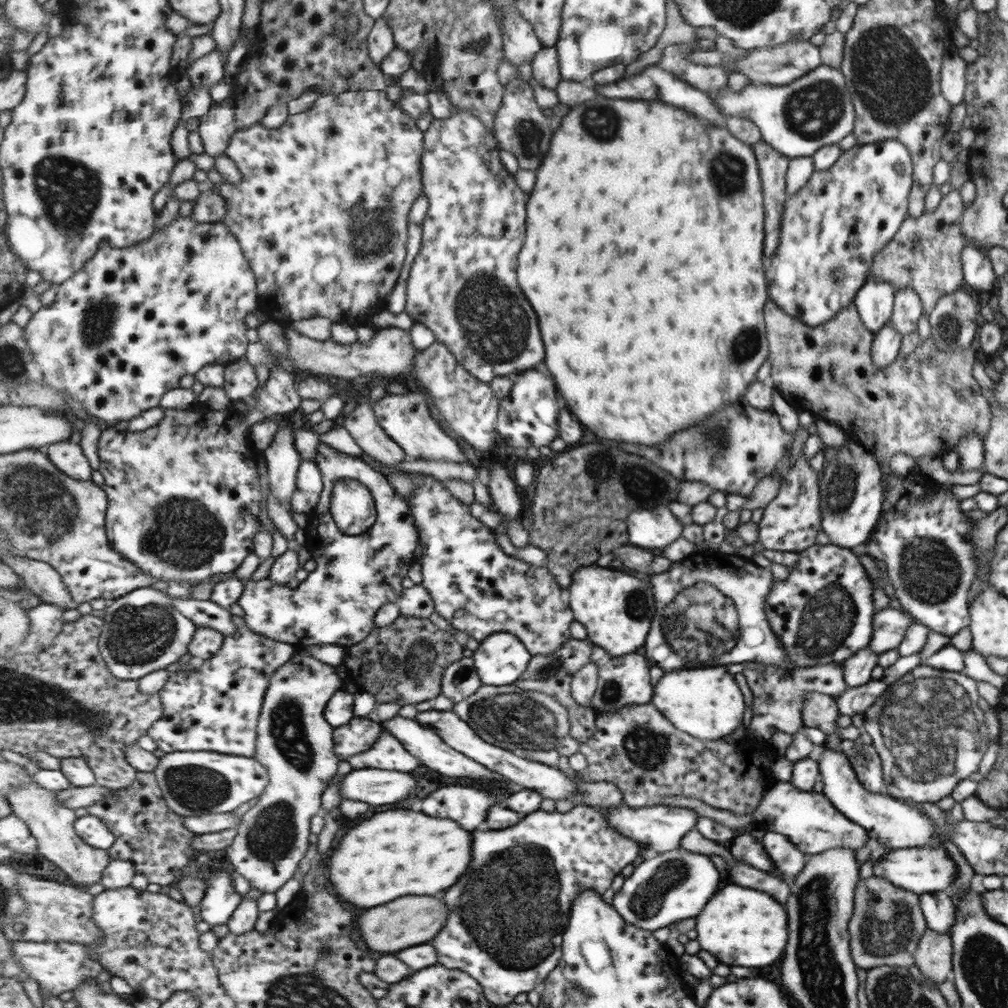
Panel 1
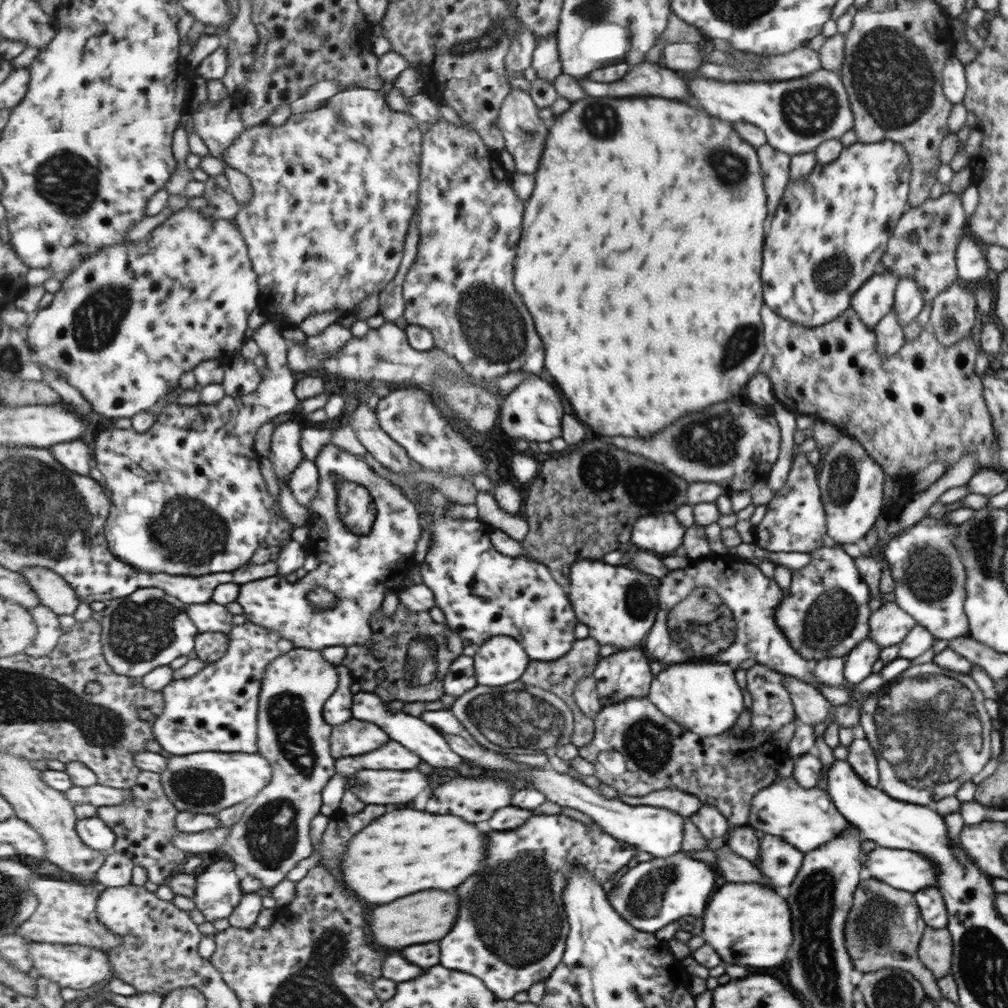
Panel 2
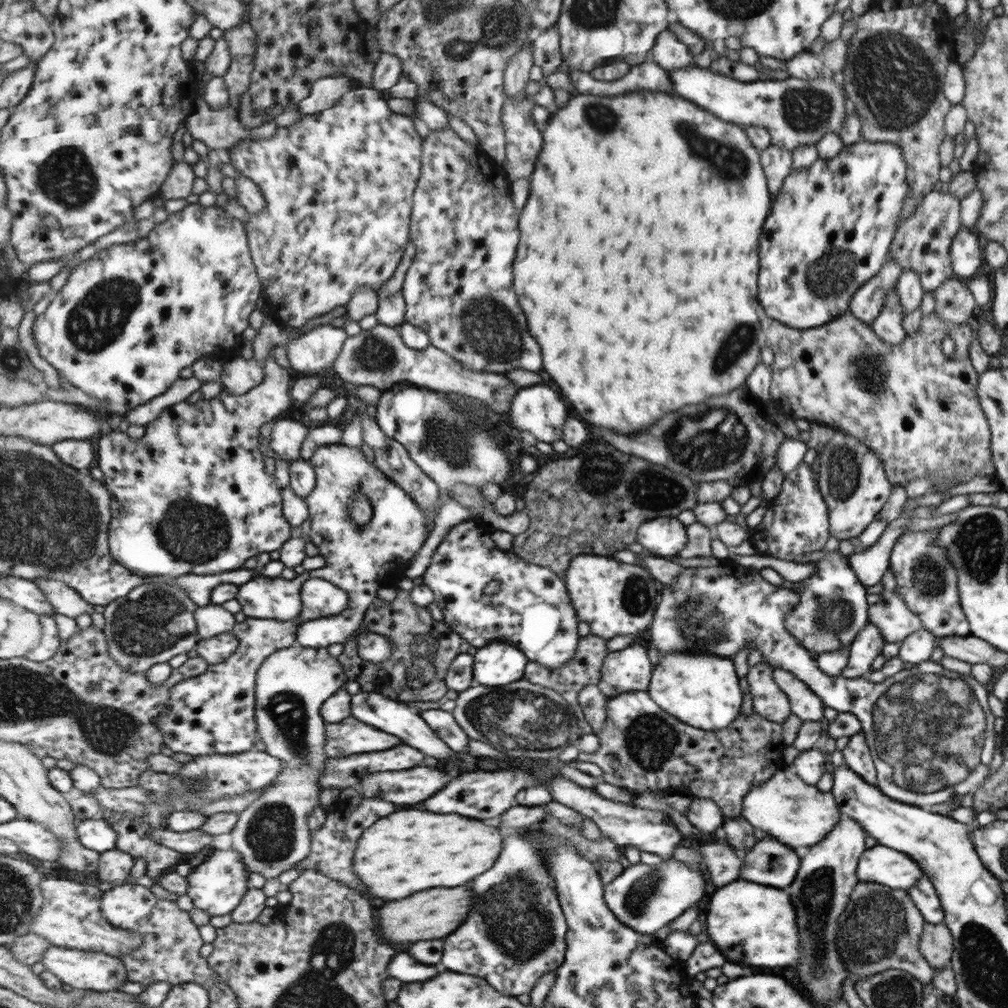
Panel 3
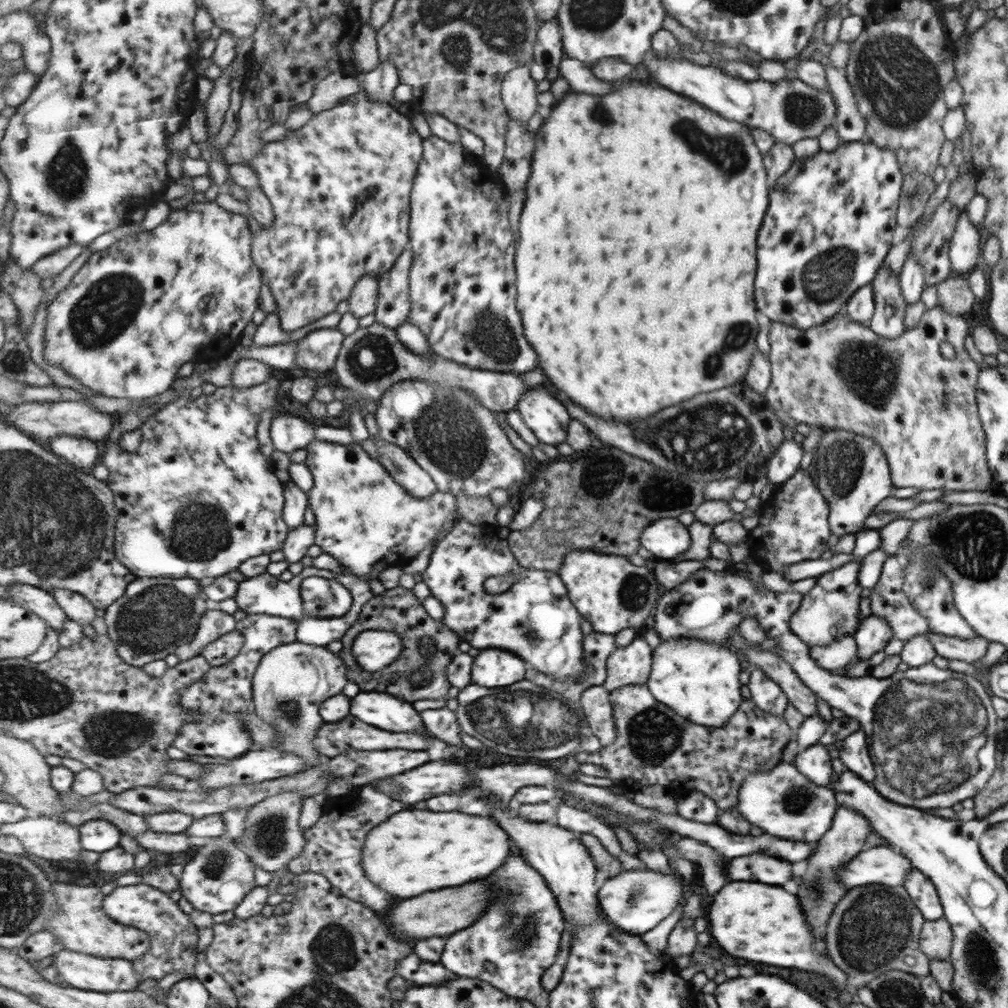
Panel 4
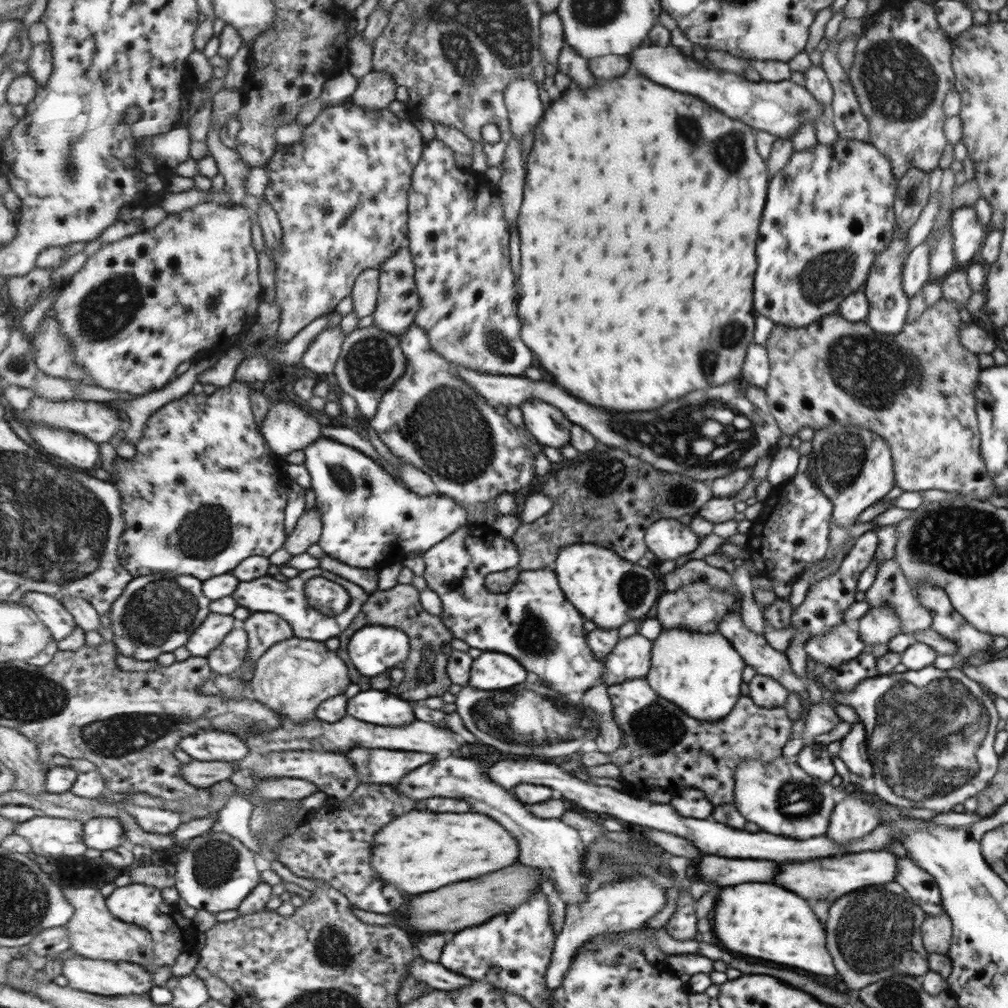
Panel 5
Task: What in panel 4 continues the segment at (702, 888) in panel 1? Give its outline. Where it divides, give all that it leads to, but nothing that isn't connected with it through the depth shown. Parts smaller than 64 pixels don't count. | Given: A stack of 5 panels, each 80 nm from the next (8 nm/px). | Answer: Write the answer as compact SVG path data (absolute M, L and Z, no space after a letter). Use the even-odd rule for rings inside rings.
M646 869L620 870L609 878L600 889L600 900L604 917L616 924L622 931L632 935L643 935L665 920L673 908L681 902L683 880L673 874L662 874Z

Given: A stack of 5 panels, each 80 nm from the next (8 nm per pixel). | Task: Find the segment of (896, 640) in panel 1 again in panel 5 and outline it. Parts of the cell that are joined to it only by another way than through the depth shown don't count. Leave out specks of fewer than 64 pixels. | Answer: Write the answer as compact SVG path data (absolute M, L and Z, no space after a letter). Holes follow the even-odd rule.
M893 559L882 562L871 586L864 591L869 607L890 606L900 622L900 632L930 628L930 612L923 608L911 592L905 575Z

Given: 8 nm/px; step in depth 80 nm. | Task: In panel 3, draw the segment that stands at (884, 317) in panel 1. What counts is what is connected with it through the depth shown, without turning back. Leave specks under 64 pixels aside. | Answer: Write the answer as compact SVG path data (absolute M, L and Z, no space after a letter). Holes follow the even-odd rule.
M888 254L882 269L873 279L867 280L854 292L849 303L849 311L860 321L871 325L871 321L879 315L885 292L894 288L901 269Z

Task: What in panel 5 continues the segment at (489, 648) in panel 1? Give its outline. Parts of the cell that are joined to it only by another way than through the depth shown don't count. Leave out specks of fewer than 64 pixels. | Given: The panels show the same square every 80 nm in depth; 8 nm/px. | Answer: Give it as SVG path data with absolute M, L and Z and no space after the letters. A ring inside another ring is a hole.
M483 652L472 666L470 685L483 690L521 687L527 669L520 660L504 652Z

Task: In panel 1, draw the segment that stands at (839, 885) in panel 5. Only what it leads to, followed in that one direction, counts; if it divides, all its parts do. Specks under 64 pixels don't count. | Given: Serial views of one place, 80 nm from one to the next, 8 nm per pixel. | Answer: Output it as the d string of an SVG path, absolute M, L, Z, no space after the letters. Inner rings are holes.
M939 845L937 848L925 846L925 848L891 849L879 857L875 863L877 863L877 867L873 869L873 874L881 875L899 888L919 895L927 892L947 891L957 876L957 866L949 858L943 845Z

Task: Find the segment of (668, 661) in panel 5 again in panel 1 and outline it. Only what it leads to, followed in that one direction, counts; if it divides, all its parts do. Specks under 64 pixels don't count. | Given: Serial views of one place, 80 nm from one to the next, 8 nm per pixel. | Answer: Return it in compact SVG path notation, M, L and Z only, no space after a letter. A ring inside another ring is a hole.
M712 662L705 665L694 667L695 670L672 670L665 673L654 688L654 698L651 704L654 705L658 712L671 722L675 729L693 736L699 741L715 741L731 734L743 716L743 698L741 691L734 681L733 675L725 671L725 665L717 665Z

